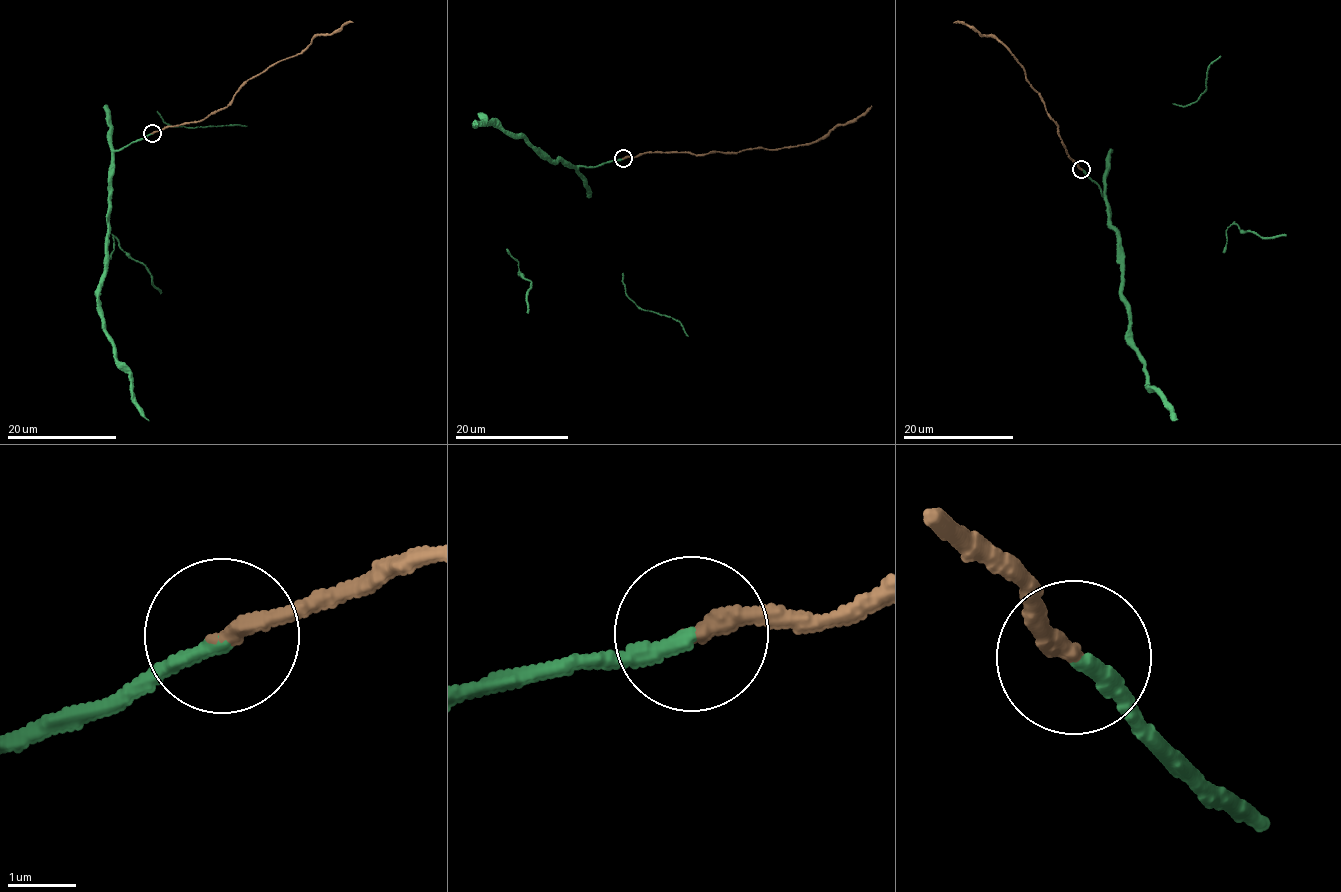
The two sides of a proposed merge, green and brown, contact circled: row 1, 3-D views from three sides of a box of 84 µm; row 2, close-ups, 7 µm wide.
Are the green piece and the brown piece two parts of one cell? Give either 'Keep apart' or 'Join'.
Join

